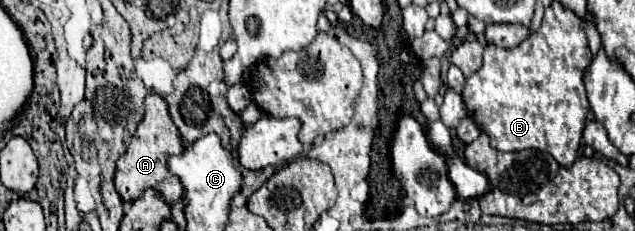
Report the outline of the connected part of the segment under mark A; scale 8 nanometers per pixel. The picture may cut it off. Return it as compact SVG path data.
M148 95L146 97L146 117L140 123L140 127L136 129L136 135L132 137L132 143L130 143L126 155L122 155L118 159L116 185L118 185L118 193L122 193L122 199L124 201L134 201L146 189L152 187L152 189L158 189L168 203L180 201L184 197L184 187L182 187L180 179L170 173L166 159L170 155L182 153L184 149L186 147L182 143L178 127L174 125L174 121L168 113L168 103L158 95Z

